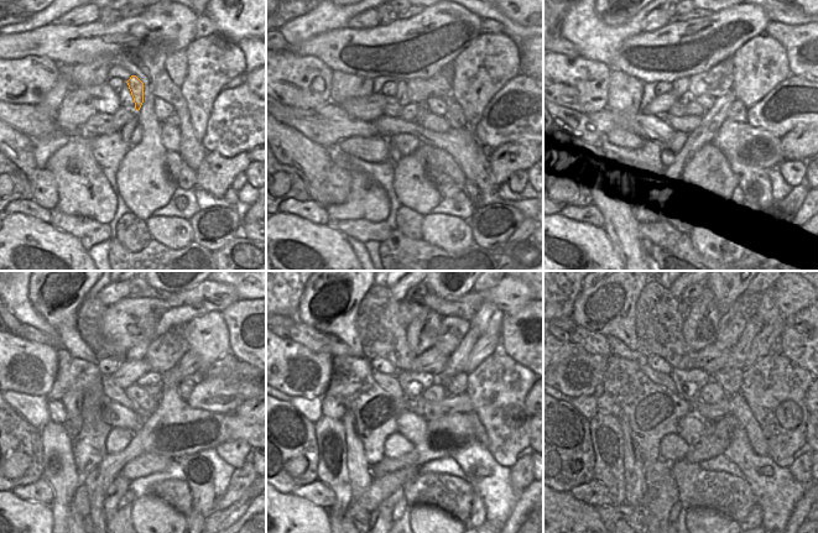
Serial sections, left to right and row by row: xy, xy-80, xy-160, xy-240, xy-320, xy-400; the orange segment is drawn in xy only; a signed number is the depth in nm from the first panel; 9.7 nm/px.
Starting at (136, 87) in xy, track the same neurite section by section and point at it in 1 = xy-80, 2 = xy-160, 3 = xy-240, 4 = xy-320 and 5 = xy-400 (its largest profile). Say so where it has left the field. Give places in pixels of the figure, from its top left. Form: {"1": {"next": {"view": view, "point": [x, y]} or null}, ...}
{"1": {"next": {"view": "xy-80", "point": [418, 90]}}, "2": {"next": {"view": "xy-160", "point": [718, 81]}}, "3": {"next": {"view": "xy-240", "point": [163, 353]}}, "4": {"next": {"view": "xy-320", "point": [453, 329]}}, "5": {"next": {"view": "xy-400", "point": [731, 324]}}}

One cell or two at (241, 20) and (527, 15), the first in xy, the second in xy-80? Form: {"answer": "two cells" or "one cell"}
{"answer": "one cell"}

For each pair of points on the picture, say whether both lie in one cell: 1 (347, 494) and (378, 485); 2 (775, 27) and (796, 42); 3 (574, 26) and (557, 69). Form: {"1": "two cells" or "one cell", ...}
{"1": "two cells", "2": "one cell", "3": "two cells"}

